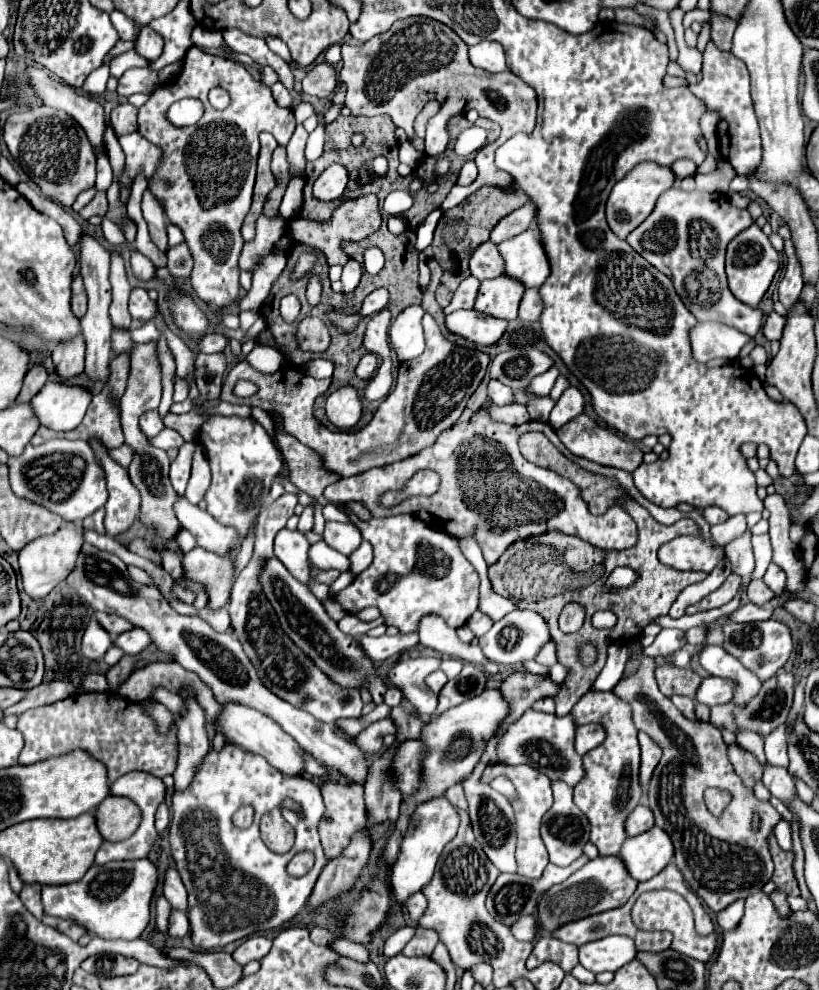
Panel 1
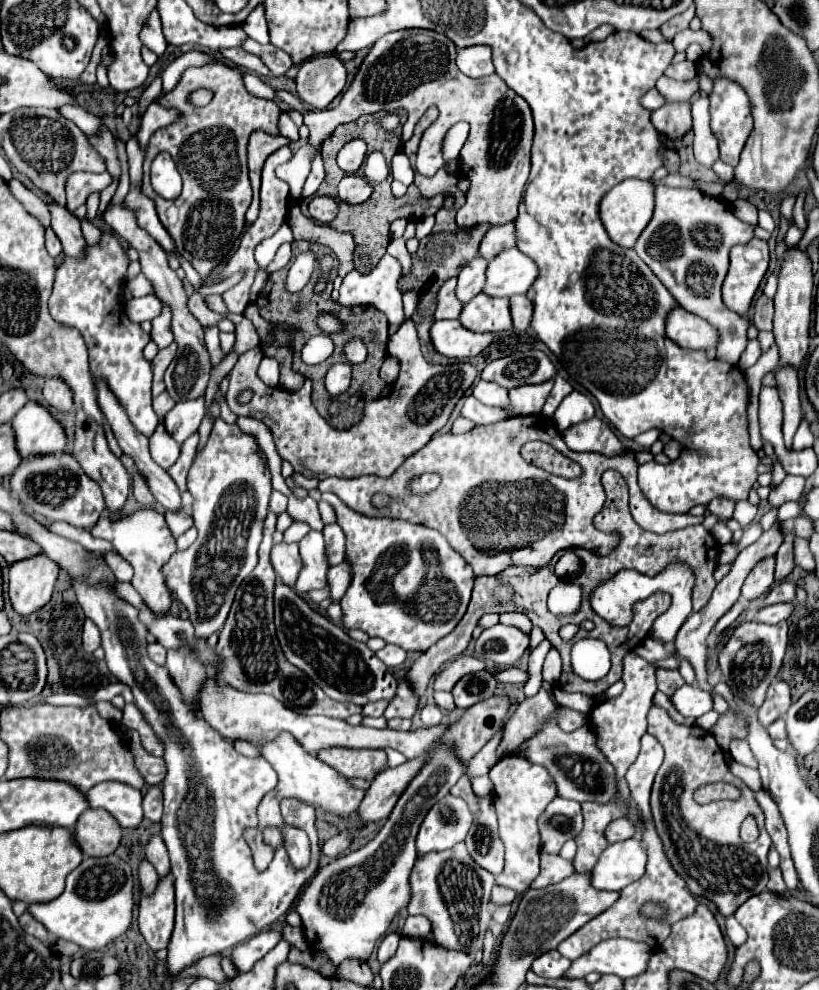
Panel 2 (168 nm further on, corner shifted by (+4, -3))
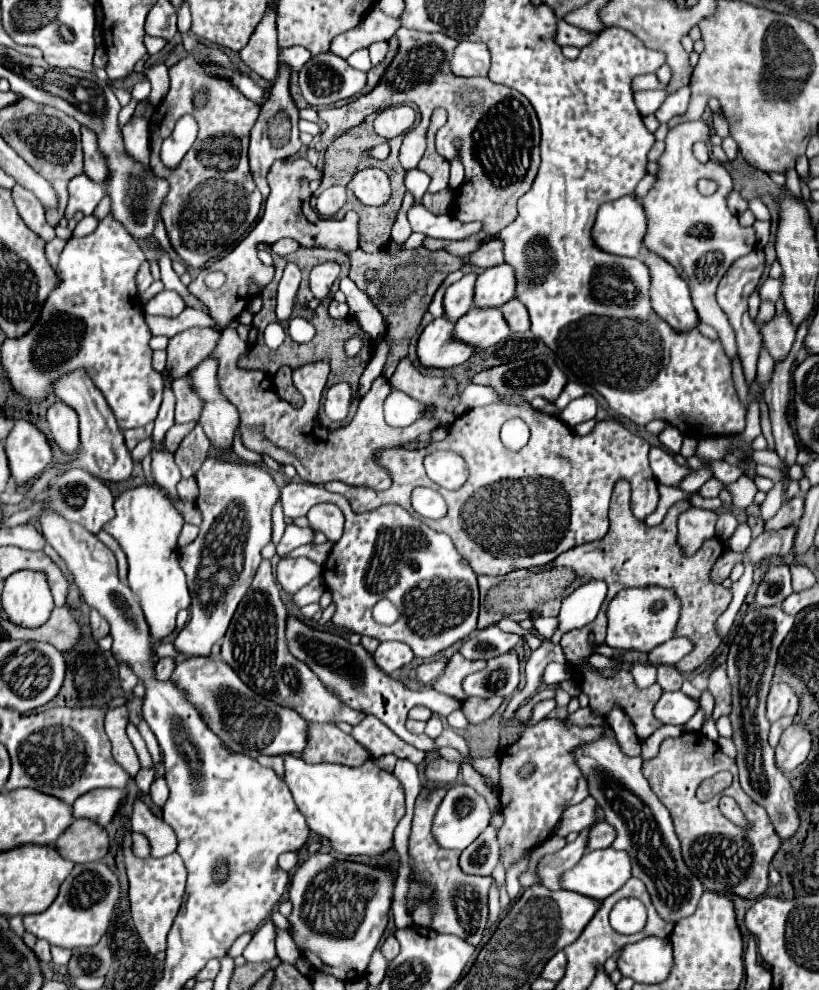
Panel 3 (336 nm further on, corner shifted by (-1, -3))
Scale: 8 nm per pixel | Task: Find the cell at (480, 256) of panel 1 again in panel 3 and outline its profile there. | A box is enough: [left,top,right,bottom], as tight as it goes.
[444,273,478,321]

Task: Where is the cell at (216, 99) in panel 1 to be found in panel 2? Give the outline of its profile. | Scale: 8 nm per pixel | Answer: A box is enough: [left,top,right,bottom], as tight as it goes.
[189,88,213,107]

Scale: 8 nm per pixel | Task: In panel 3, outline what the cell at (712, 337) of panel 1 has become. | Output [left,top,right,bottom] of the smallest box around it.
[640,247,700,333]

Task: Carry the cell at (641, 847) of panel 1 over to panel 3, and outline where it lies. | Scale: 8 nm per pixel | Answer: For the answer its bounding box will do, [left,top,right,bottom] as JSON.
[562,847,632,901]

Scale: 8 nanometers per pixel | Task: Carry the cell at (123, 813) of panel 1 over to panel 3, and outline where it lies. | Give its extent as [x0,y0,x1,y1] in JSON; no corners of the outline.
[56,819,110,863]

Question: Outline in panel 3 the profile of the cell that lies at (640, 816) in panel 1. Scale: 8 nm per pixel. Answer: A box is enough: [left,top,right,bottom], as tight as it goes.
[588,821,616,849]

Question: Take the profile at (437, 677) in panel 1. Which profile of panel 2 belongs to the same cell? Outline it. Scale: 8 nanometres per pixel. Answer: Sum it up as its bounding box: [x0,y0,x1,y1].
[435,691,455,711]

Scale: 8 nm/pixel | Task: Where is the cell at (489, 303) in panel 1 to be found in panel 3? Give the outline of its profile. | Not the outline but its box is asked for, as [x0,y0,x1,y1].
[456,307,510,351]

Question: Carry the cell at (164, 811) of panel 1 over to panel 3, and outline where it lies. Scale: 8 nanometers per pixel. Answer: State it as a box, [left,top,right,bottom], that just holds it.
[150,777,168,807]

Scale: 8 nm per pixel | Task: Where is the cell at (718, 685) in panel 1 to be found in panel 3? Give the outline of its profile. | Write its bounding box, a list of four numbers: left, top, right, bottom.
[654,691,700,725]

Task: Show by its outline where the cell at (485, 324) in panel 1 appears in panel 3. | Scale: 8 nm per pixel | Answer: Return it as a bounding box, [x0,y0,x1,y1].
[418,319,476,367]

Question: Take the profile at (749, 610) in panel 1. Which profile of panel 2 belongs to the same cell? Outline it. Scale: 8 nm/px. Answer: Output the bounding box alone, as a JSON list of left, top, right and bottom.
[755,603,795,623]

